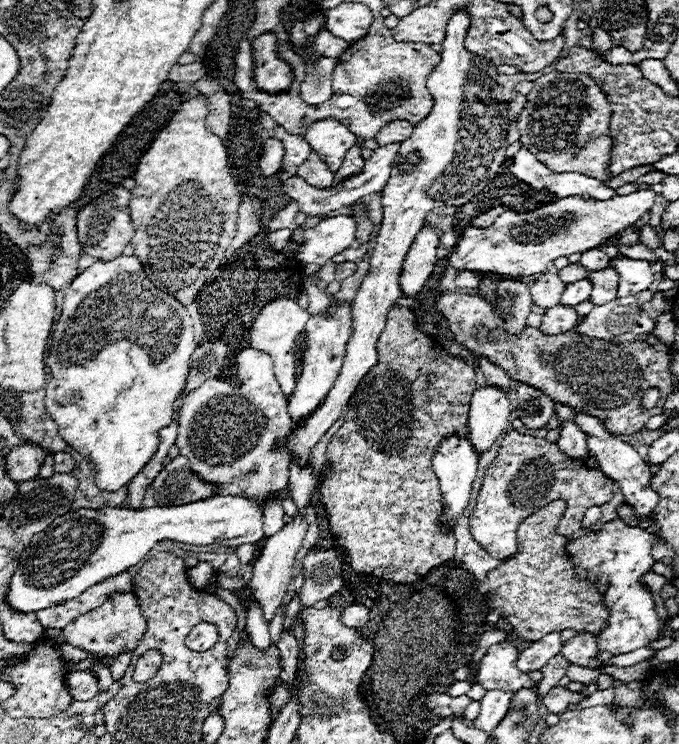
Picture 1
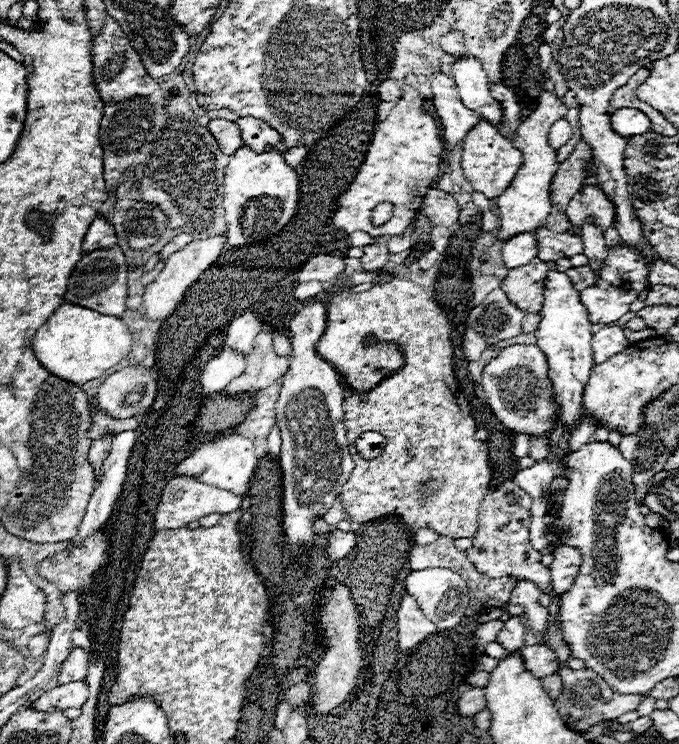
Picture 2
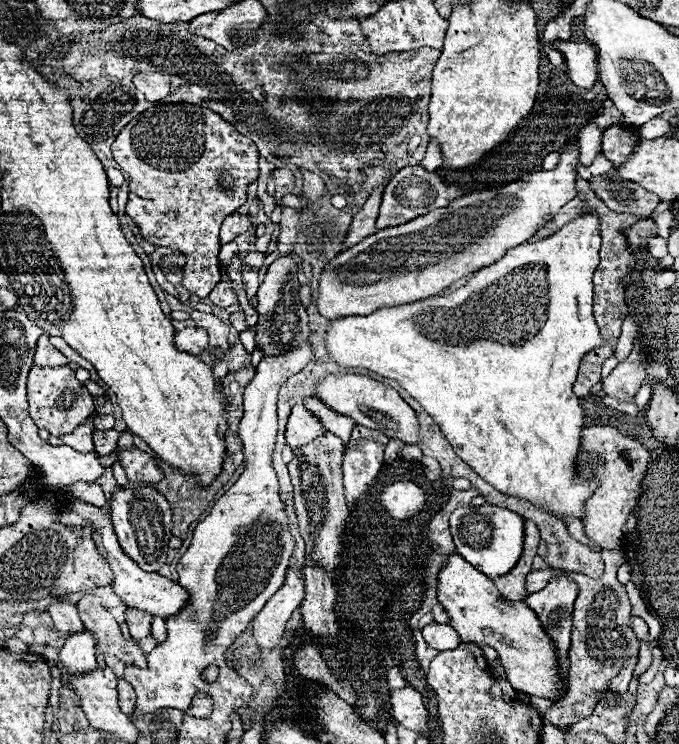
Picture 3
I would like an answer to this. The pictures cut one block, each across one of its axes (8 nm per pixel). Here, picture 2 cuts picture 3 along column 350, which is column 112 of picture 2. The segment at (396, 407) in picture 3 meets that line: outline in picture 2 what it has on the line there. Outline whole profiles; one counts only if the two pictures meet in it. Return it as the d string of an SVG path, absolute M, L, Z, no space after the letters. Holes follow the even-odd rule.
M128 366L110 374L98 394L98 406L112 418L124 420L144 414L156 398L156 380L150 368Z

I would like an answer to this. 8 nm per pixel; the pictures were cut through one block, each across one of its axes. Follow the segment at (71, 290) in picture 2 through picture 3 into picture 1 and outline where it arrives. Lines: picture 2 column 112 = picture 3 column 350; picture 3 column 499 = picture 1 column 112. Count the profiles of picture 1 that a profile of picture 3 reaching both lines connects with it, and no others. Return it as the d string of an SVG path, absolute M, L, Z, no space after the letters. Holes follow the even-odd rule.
M118 186L118 188L112 188L110 192L104 192L102 196L92 200L78 212L76 228L78 228L78 238L82 242L82 250L86 254L90 254L96 260L110 262L112 258L122 254L126 244L130 244L130 240L134 236L134 224L130 220L130 212L128 212L130 196L132 196L130 190Z

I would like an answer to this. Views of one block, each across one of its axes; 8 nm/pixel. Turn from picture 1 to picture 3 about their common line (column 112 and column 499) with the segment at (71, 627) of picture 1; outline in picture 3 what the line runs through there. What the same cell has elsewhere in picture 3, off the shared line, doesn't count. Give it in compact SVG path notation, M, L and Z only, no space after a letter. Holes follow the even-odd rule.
M452 554L438 574L438 602L448 612L452 628L464 642L492 646L498 652L514 690L548 700L566 694L564 686L568 686L568 682L560 678L554 640L546 634L534 610L522 600L510 602L502 598L494 588L494 582L460 558L460 554Z

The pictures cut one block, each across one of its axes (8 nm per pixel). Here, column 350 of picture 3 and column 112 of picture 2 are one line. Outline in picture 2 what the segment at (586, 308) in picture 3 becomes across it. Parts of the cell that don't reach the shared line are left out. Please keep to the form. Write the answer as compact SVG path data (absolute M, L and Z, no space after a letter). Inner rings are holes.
M62 304L52 318L48 318L48 322L36 330L32 338L32 350L38 362L50 374L82 386L88 380L102 376L108 368L116 366L128 356L132 350L132 332L122 318L98 314L96 310L78 304Z

